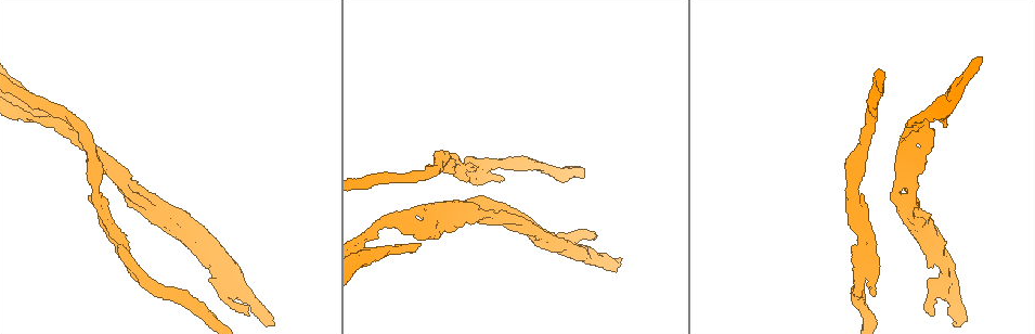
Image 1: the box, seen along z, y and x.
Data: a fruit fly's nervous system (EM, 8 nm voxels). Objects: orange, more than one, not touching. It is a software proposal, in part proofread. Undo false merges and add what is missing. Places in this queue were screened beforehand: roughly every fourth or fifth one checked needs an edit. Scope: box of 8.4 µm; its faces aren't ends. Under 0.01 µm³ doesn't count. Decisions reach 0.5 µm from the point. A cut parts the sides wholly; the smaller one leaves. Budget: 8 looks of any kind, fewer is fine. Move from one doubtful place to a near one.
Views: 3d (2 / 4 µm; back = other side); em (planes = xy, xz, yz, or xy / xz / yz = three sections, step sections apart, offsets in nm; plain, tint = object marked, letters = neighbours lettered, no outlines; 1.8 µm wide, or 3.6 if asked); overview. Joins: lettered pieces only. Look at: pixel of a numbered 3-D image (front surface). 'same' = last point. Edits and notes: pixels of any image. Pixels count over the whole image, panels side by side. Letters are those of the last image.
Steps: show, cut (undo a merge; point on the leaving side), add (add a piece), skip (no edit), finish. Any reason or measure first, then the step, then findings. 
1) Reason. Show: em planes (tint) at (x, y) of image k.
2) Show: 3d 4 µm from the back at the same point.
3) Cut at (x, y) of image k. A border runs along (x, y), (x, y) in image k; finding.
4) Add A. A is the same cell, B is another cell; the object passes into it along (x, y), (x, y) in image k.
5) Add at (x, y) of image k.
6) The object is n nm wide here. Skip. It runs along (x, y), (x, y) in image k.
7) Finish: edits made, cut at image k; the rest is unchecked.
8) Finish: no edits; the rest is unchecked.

A fork. Show: em planes (plain) at (470, 215) of image 1.

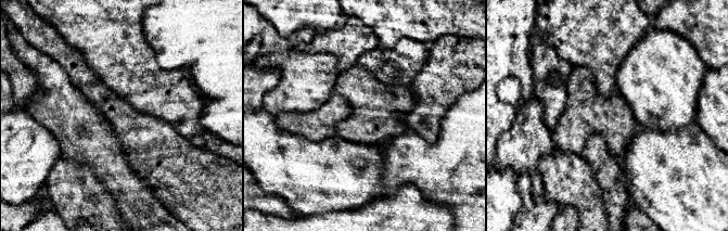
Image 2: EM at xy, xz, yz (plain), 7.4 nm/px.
Show: em planes (letters) at the same point.

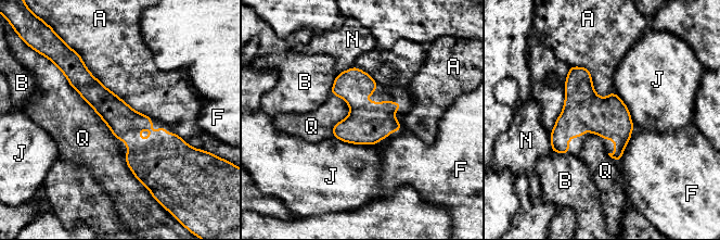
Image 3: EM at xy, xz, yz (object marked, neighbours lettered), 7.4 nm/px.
The object is 260 nm wide here. Skip. A, B, F, J, N and Q are other cells; a border runs along (61, 71), (116, 139) in image 3; all the same neuron.

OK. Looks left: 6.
Branch point. Show: 3d 4 µm from the back at (479, 166) of image 1.

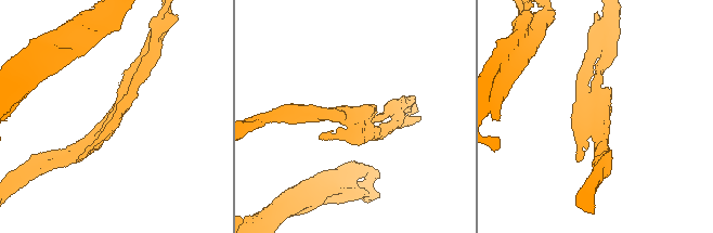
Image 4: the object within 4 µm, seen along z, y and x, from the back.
Show: em planes (tint) at (360, 120) of image 4.

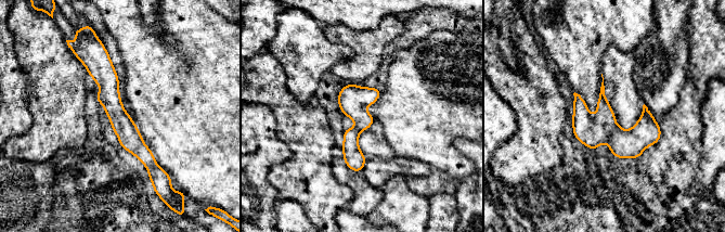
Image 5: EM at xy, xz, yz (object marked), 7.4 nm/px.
Show: em planes (letters) at the same point.

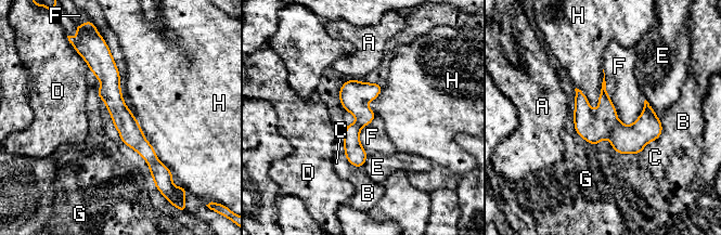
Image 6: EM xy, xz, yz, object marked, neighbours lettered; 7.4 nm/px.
Cut at (632, 139) of image 6. A, B, C, D, E, F, G and H are other cells; a border runs along (617, 118), (610, 140) in image 6; two neurons meet here.

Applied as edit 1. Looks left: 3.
Two arms at a narrow angle. Show: em planes (tint) at (567, 249) of image 1.

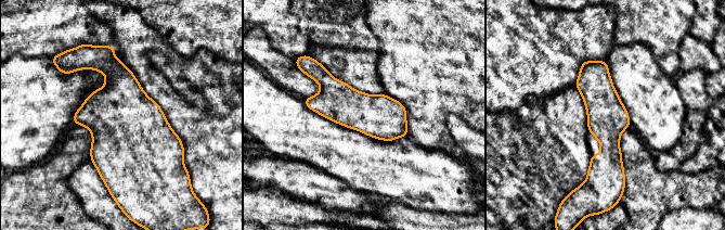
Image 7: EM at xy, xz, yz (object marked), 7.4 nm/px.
See the neighbours. Show: em planes (letters) at the same point.

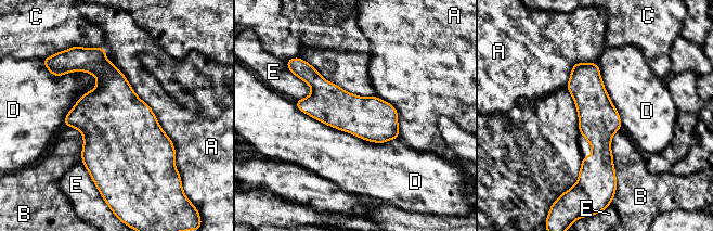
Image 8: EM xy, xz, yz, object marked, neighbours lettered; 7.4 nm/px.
Skip. A, B, C, D and E are other cells; it runs along (578, 65), (598, 118), (593, 180) in image 8; continuous, no second neuron.

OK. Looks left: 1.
Finish: edits made, cut at image 6; the rest is unchecked.

